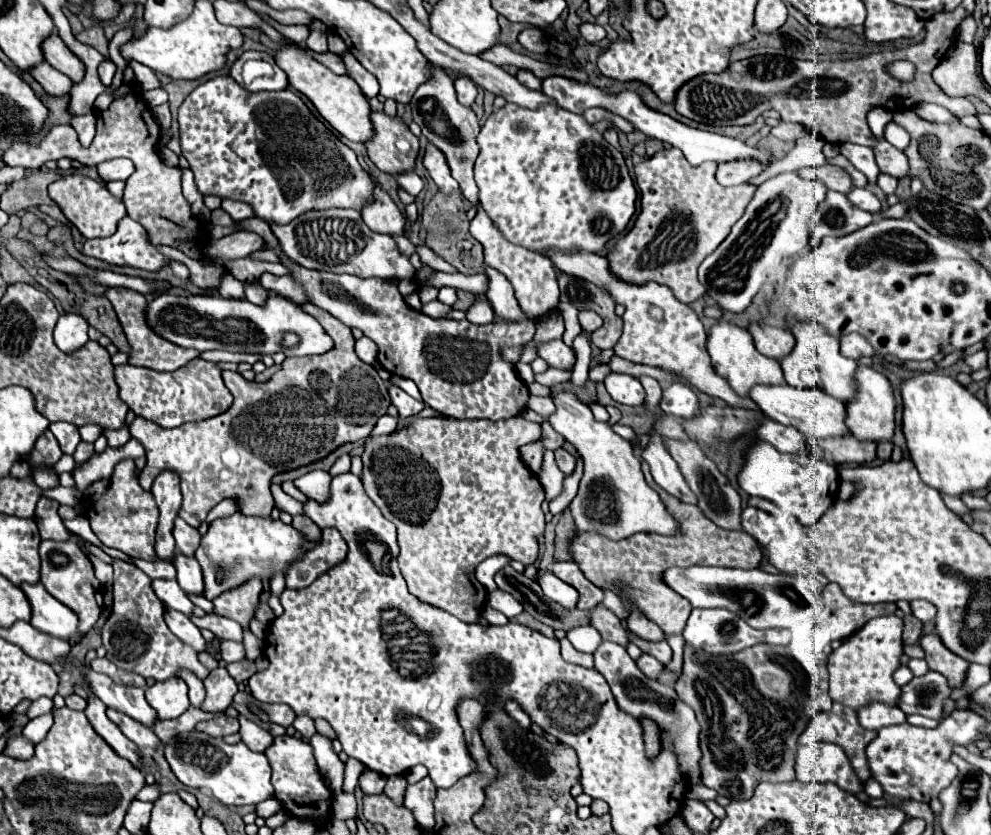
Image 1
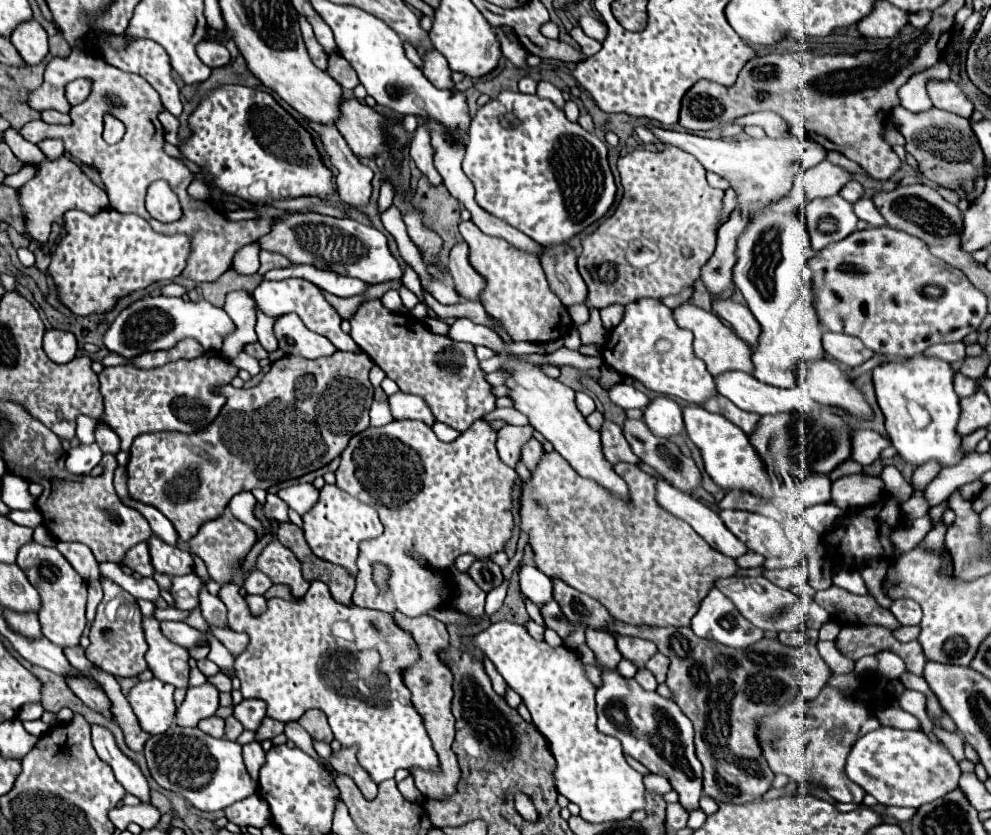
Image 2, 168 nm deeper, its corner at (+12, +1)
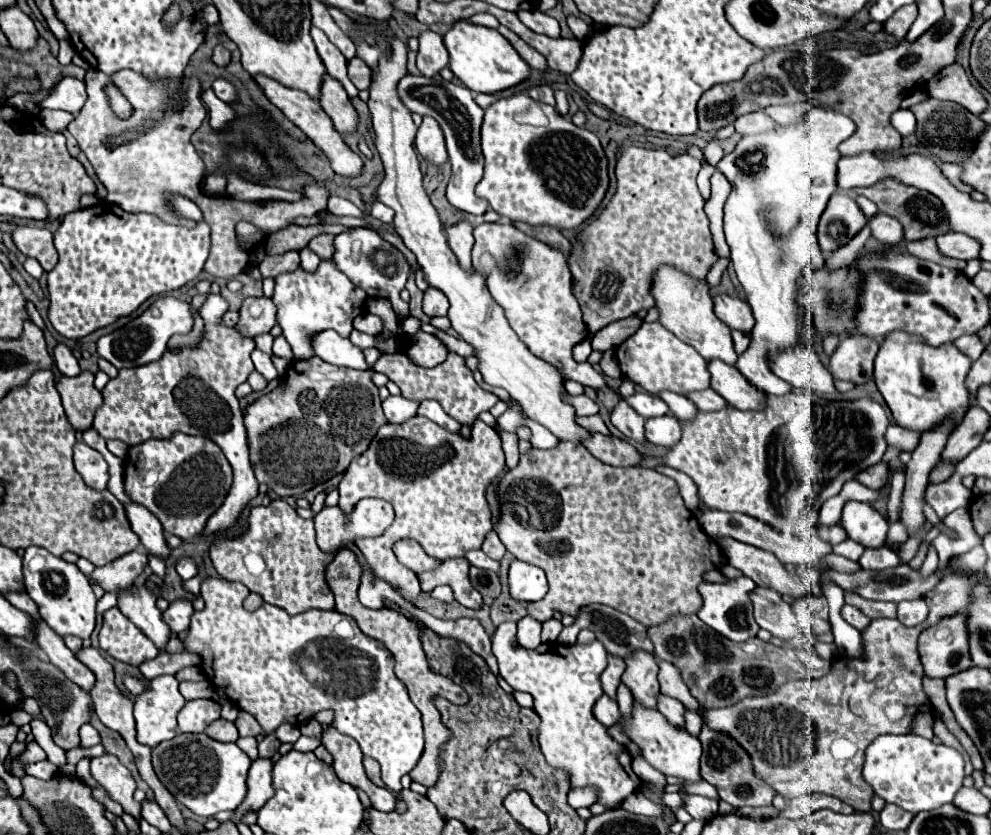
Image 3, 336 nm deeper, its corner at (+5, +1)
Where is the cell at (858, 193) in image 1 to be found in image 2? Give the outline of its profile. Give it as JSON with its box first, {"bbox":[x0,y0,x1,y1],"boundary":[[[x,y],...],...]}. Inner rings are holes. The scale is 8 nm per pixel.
{"bbox":[853,197,885,227],"boundary":[[[867,197],[859,199],[859,201],[853,205],[853,209],[855,209],[855,215],[857,215],[859,219],[867,221],[869,225],[873,225],[873,227],[885,225],[885,219],[879,215],[879,211],[877,211],[877,207],[873,205],[871,199],[867,199]]]}

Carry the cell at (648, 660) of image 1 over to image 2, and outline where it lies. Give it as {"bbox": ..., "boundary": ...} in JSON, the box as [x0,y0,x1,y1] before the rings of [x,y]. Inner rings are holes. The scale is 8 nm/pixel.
{"bbox":[635,669,657,691],"boundary":[[[647,669],[639,671],[639,673],[635,675],[635,681],[637,681],[645,691],[655,691],[655,689],[657,689],[657,681],[655,681],[655,677],[653,677]]]}

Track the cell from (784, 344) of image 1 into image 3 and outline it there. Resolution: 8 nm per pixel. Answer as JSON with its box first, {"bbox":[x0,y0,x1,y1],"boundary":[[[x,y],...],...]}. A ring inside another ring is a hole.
{"bbox":[714,295,754,333],"boundary":[[[716,295],[714,297],[714,313],[730,327],[744,333],[754,329],[754,315],[746,301],[730,295]]]}

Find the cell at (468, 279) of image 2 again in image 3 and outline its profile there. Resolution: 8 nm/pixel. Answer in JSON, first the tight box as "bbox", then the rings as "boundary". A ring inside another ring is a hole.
{"bbox":[446,221,474,273],"boundary":[[[460,221],[458,225],[450,227],[446,231],[448,235],[448,245],[454,251],[454,255],[458,257],[458,263],[464,267],[464,271],[472,273],[472,261],[470,261],[470,251],[474,245],[474,237],[472,237],[472,225],[468,221]]]}

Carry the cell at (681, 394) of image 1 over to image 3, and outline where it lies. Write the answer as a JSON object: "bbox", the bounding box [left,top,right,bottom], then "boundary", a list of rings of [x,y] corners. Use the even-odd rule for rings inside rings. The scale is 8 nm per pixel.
{"bbox":[646,413,680,447],"boundary":[[[666,413],[660,417],[646,419],[646,439],[652,445],[662,445],[662,447],[672,447],[680,439],[680,423],[676,415]]]}

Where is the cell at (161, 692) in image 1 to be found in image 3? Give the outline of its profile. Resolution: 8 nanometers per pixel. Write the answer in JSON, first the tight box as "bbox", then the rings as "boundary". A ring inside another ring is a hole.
{"bbox":[134,675,186,747],"boundary":[[[162,675],[162,677],[152,679],[148,683],[148,689],[142,691],[140,695],[136,695],[136,701],[134,701],[134,717],[136,717],[138,741],[148,745],[148,747],[156,747],[160,741],[172,739],[178,733],[176,715],[184,707],[184,703],[186,703],[186,699],[180,695],[178,679],[174,675]]]}

